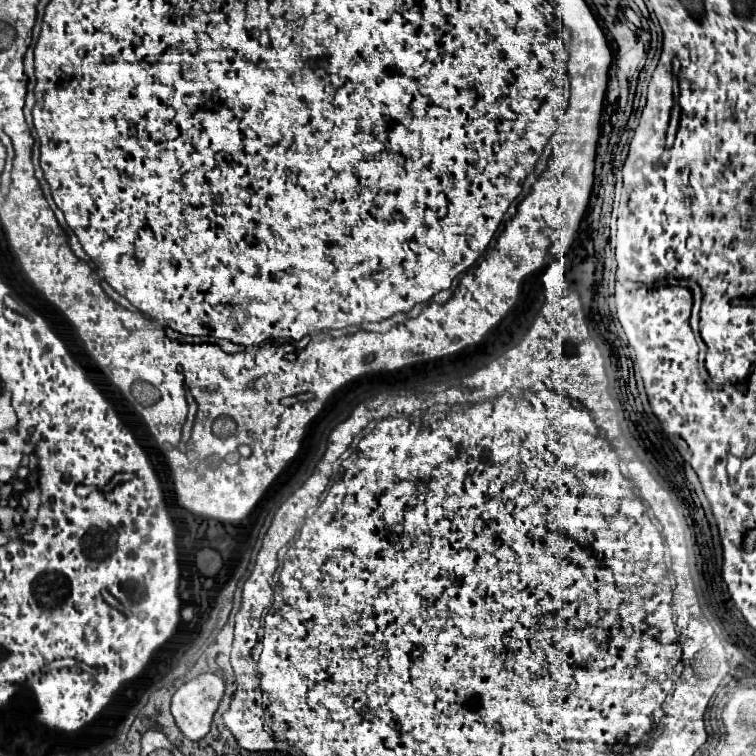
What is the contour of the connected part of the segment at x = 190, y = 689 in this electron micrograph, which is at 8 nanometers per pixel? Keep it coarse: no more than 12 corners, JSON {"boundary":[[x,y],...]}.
{"boundary":[[211,672],[185,682],[171,702],[177,728],[201,740],[225,694]]}

